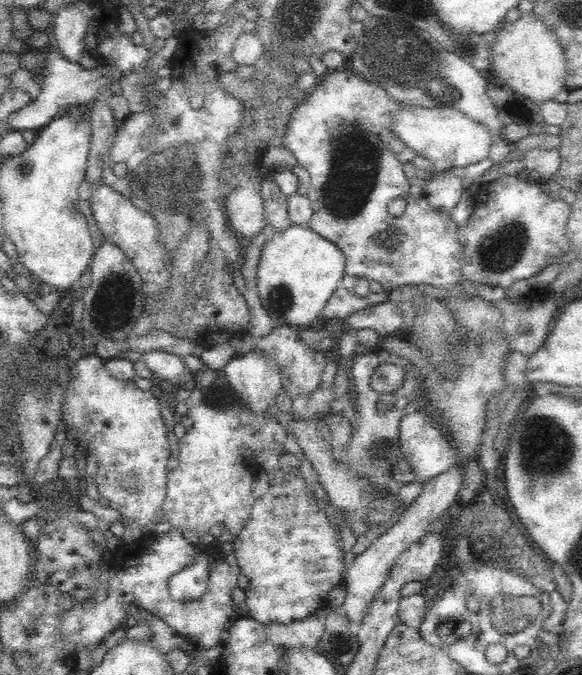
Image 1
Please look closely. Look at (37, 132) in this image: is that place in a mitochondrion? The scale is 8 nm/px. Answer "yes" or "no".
no

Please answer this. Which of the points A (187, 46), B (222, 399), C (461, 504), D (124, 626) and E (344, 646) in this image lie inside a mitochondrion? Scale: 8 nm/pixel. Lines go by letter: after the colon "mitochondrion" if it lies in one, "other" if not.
A: other
B: mitochondrion
C: other
D: other
E: mitochondrion

